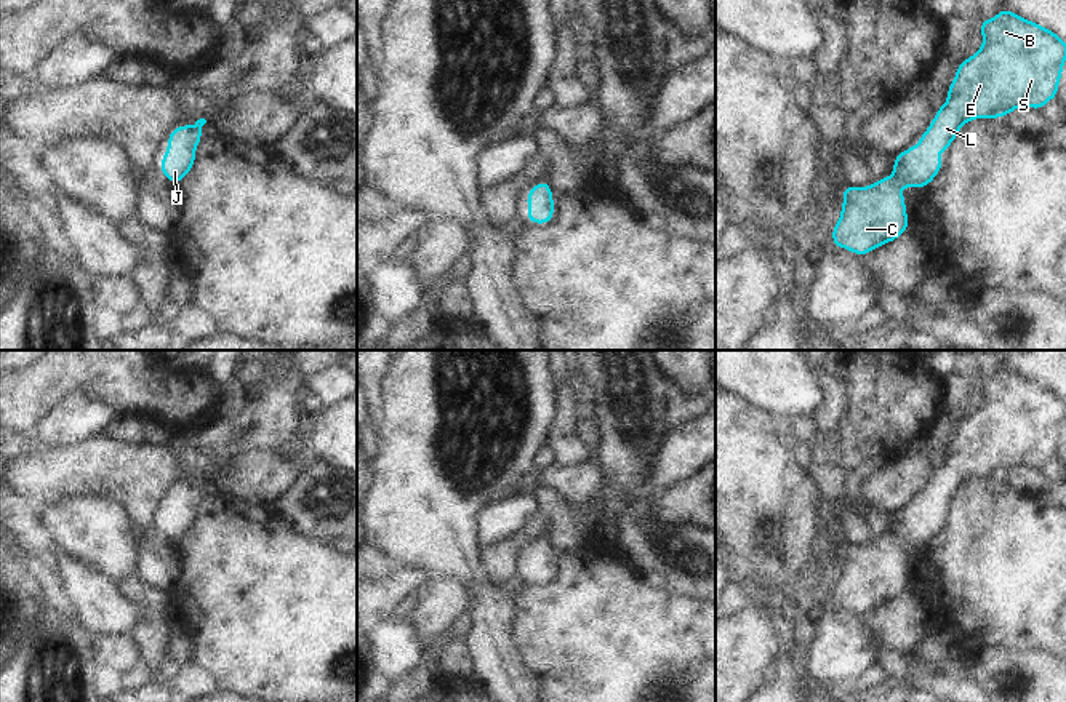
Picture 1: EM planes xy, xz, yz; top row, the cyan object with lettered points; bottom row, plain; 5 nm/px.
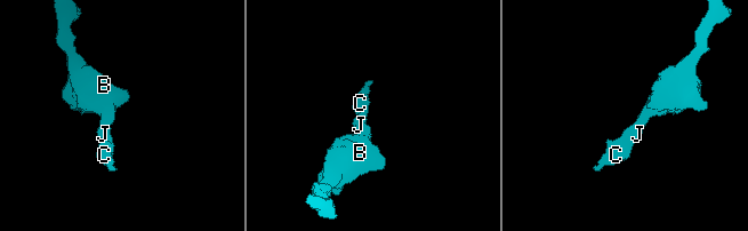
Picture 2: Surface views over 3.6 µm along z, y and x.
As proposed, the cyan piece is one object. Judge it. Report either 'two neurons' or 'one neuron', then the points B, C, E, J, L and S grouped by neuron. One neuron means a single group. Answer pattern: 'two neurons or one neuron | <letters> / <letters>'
one neuron | B C E J L S

